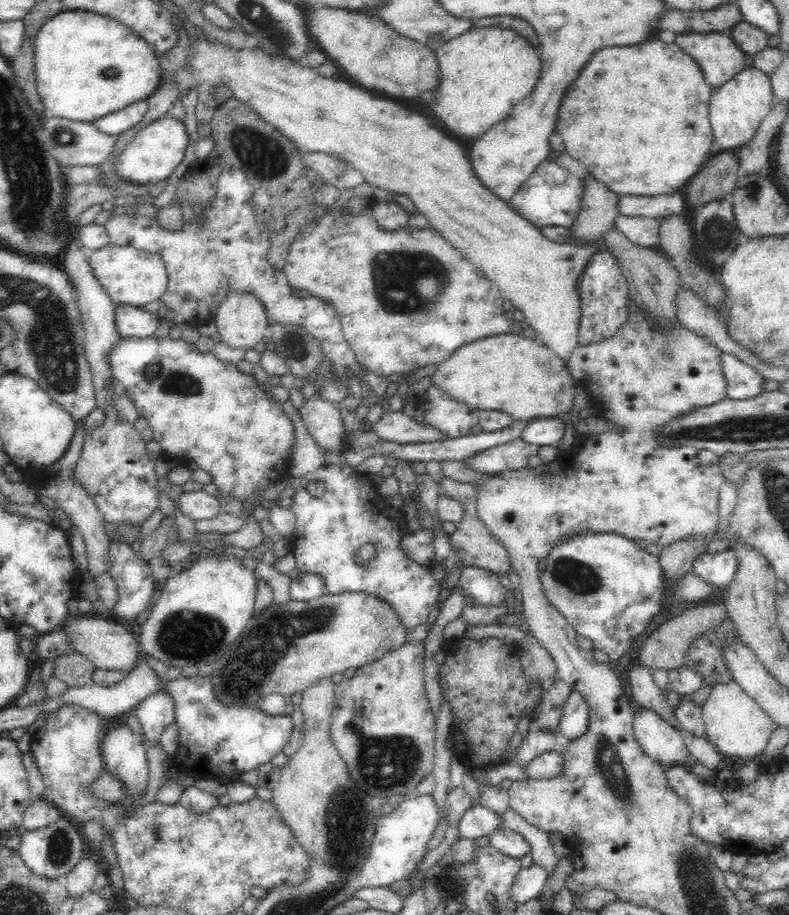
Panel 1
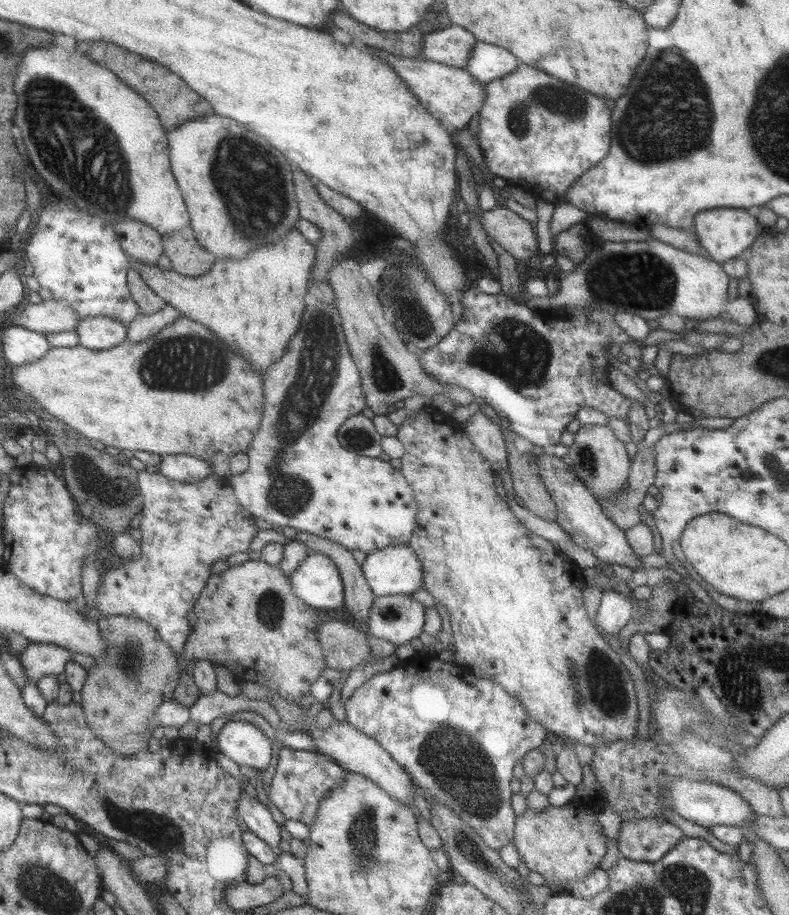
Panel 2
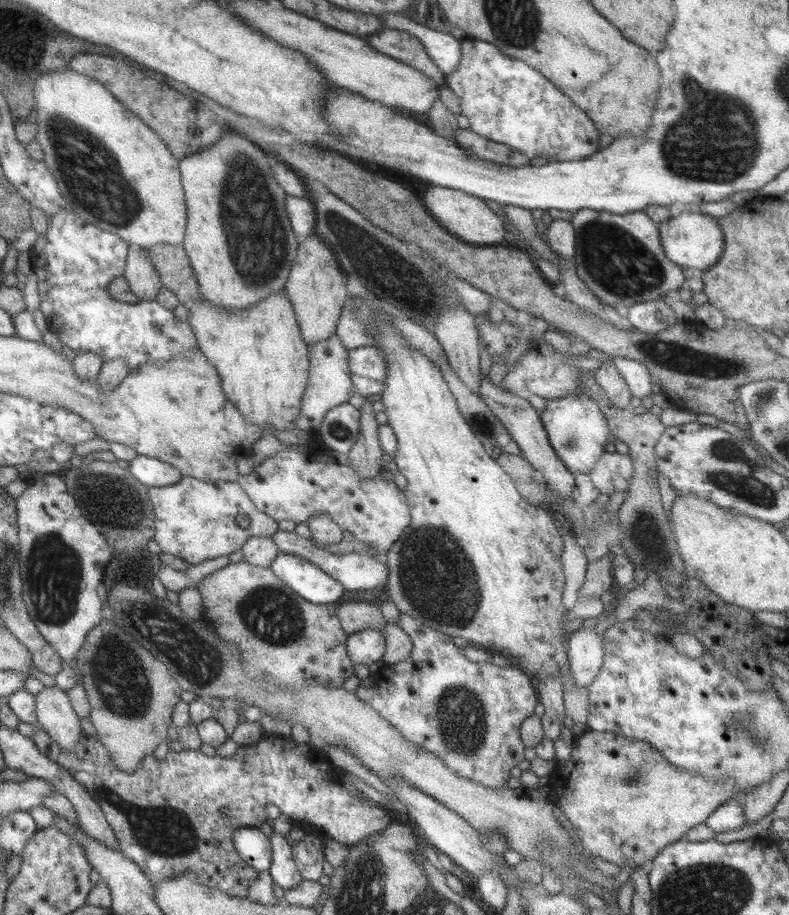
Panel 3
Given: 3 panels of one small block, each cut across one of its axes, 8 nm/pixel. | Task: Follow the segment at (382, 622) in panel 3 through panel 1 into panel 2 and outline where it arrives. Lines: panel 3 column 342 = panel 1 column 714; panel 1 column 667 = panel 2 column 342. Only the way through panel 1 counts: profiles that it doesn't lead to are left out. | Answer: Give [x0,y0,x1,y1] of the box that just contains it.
[318,620,372,671]

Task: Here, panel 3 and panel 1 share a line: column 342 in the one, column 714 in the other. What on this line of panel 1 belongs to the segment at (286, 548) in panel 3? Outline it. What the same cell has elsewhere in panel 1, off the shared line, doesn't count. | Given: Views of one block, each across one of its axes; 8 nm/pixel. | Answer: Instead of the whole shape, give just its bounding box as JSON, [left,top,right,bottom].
[691,549,736,586]

